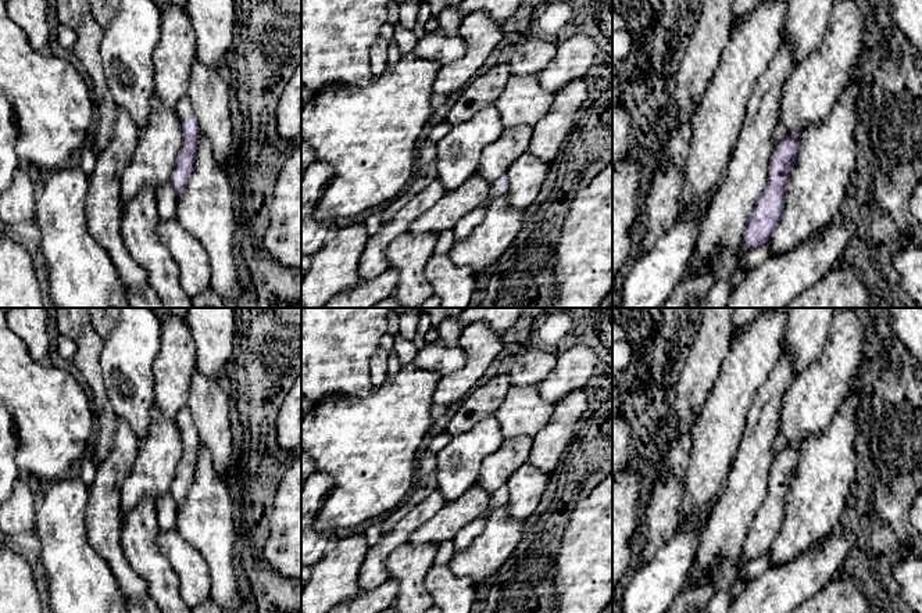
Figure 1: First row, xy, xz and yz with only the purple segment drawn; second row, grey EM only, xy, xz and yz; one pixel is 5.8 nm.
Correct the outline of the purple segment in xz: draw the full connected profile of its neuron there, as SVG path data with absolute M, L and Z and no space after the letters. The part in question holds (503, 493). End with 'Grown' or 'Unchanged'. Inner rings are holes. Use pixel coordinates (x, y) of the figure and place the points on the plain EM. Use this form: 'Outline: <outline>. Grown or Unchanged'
Outline: M507 485L500 487L496 492L490 495L489 512L496 510L507 503L510 497Z. Grown

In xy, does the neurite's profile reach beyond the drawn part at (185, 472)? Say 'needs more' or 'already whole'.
needs more

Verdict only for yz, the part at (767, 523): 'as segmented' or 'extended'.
as segmented

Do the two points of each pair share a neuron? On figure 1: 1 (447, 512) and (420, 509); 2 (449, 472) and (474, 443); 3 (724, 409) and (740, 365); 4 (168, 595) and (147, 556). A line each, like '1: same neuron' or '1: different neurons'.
1: different neurons
2: same neuron
3: same neuron
4: same neuron

